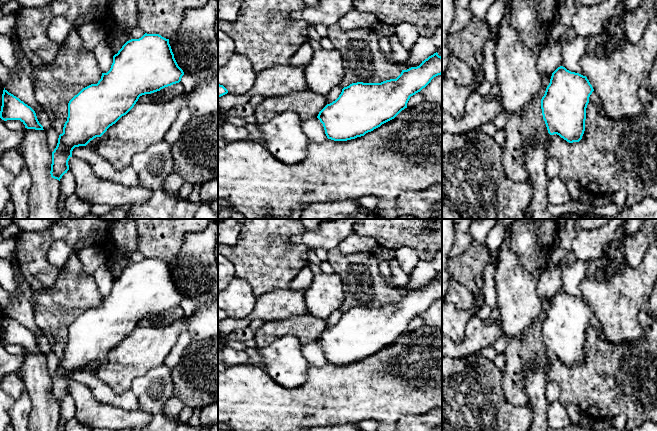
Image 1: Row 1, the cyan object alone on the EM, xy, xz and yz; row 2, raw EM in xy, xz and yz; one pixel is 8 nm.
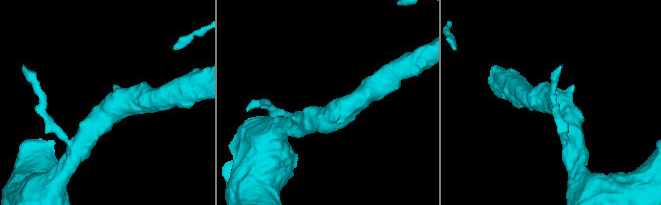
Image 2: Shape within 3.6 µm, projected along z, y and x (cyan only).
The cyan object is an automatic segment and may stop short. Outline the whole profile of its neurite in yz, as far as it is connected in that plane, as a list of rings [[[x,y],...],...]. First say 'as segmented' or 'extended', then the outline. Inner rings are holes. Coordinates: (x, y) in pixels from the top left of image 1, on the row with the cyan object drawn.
as segmented; [[[558,67],[541,99],[541,109],[548,133],[557,134],[569,143],[579,142],[585,131],[586,108],[594,91],[586,76]]]

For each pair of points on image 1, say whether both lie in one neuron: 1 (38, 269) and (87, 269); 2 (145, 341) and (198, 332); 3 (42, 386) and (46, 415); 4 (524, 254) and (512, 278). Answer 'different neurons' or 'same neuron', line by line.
1: different neurons
2: same neuron
3: same neuron
4: different neurons

